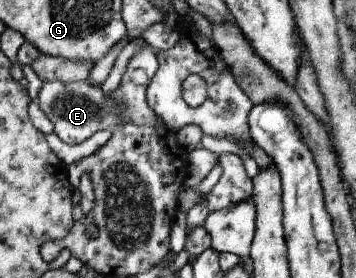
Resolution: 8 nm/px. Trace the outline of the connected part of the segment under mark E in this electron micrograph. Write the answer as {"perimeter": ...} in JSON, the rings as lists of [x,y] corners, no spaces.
{"perimeter":[[[148,45],[148,47],[131,59],[121,84],[110,95],[103,92],[101,85],[94,85],[89,81],[74,83],[49,81],[43,83],[37,102],[51,122],[54,123],[55,132],[66,143],[72,145],[83,144],[99,131],[111,128],[117,129],[119,125],[124,125],[125,123],[152,127],[169,127],[167,121],[162,116],[159,116],[159,113],[151,106],[148,98],[151,80],[148,80],[145,84],[137,84],[133,80],[135,72],[137,74],[147,74],[150,78],[154,78],[159,69],[158,52]]]}

